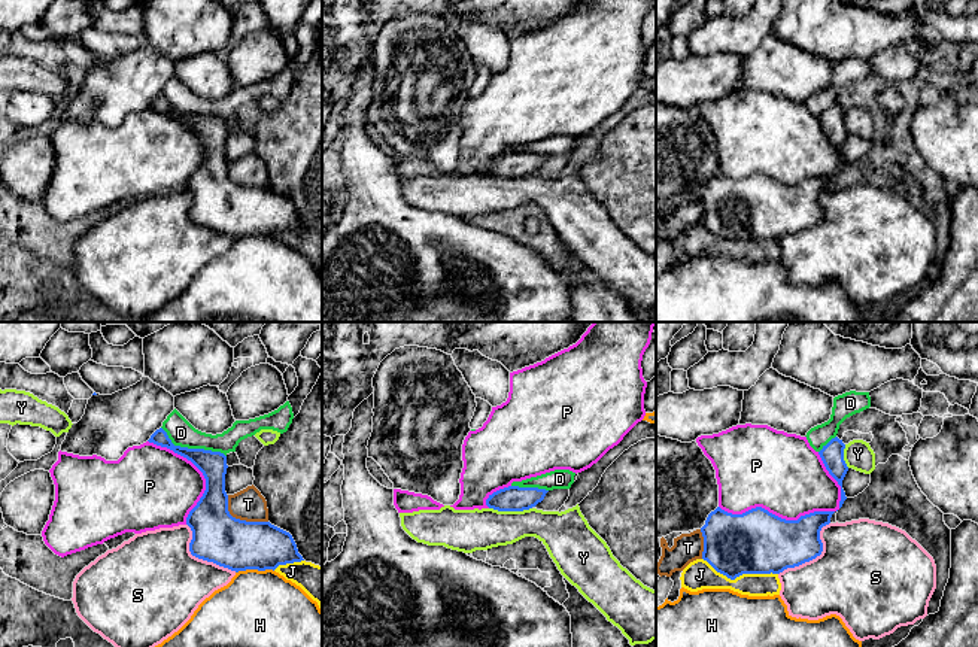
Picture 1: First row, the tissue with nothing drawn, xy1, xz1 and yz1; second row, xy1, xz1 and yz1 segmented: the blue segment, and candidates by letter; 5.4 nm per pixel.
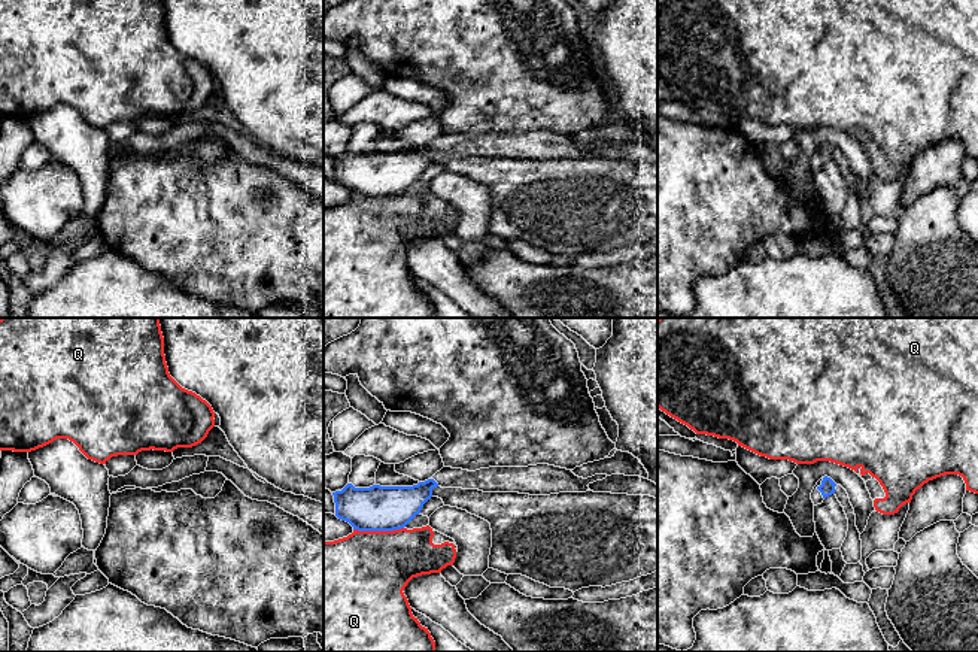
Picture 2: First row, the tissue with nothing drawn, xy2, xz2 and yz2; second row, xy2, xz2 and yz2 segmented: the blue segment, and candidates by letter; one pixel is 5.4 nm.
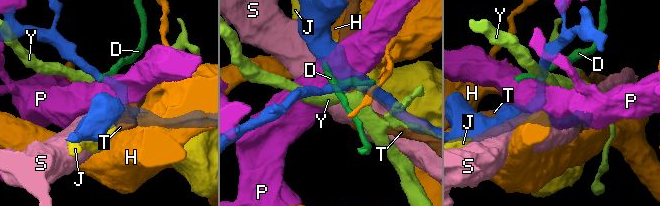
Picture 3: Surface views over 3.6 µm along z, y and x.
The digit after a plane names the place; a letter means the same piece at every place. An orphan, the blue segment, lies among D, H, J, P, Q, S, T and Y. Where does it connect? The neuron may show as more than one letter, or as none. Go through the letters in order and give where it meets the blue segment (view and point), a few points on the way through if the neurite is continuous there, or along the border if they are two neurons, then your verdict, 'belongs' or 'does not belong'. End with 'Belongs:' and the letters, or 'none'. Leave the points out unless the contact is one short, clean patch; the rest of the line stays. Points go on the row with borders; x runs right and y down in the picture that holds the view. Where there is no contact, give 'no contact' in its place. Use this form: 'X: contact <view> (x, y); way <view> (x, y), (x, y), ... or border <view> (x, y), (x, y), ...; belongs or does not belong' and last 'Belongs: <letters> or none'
D: contact xy1 (191, 449); border xy1 (161, 427), (175, 444), (219, 450), (225, 456); does not belong
H: contact xy1 (254, 568); does not belong
J: contact yz1 (740, 574); does not belong
P: contact yz1 (789, 521); does not belong
Q: contact xz2 (377, 530); does not belong
S: contact yz1 (816, 556); does not belong
T: contact xy1 (239, 519); does not belong
Y: contact xz1 (510, 510); does not belong
Belongs: none

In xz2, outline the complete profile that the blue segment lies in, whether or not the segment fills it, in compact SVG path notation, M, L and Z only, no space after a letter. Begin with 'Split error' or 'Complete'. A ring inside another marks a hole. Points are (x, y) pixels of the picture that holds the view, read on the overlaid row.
Split error. M537 464L528 467L489 467L476 471L443 467L431 479L413 486L355 488L347 483L332 492L335 516L349 522L358 531L394 531L404 528L423 504L432 497L432 489L462 488L483 492L519 492L550 495L559 492L586 492L589 483L605 479L595 474L583 479L571 470Z

